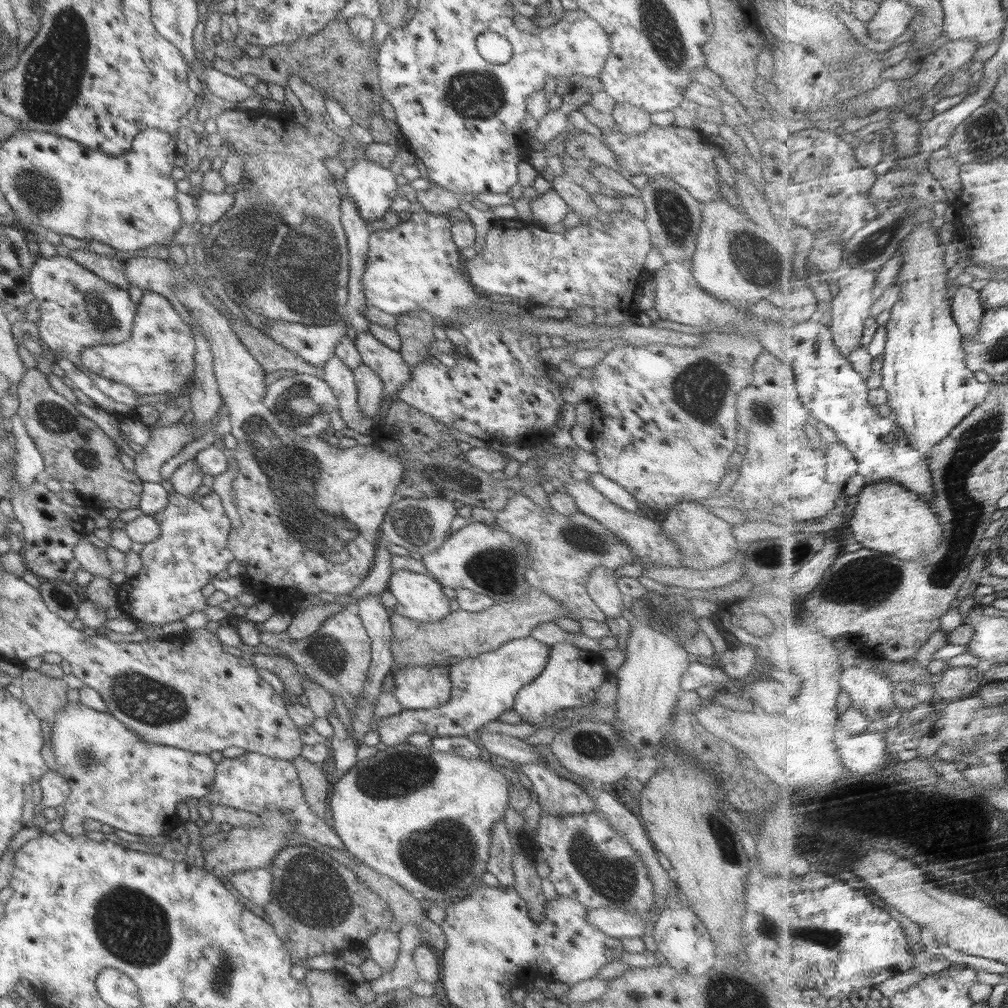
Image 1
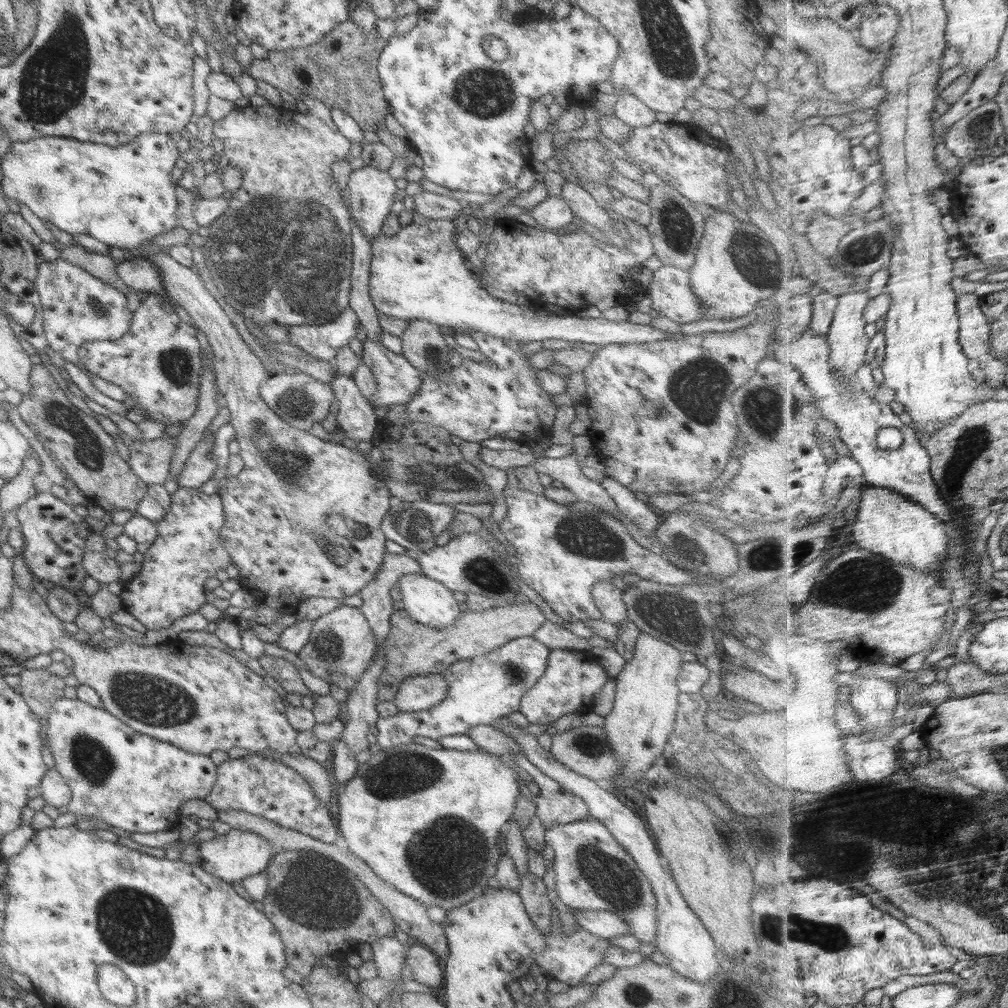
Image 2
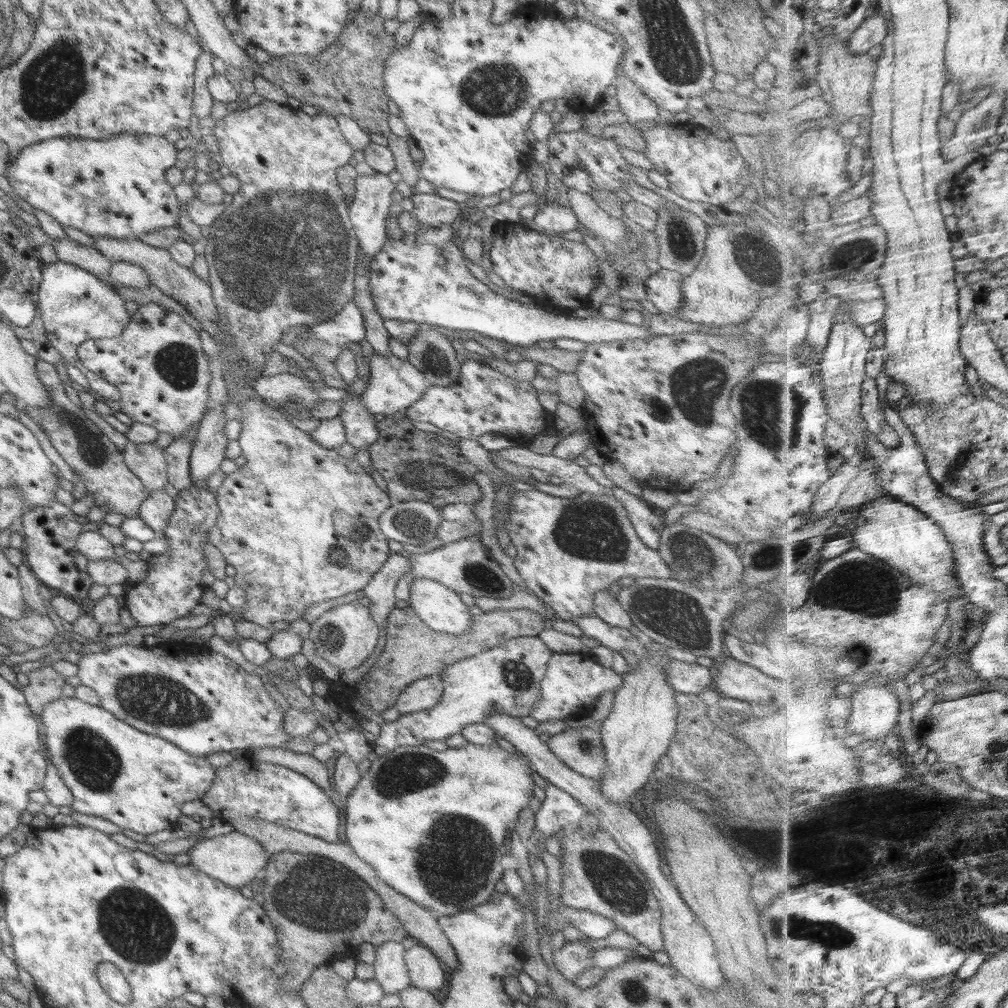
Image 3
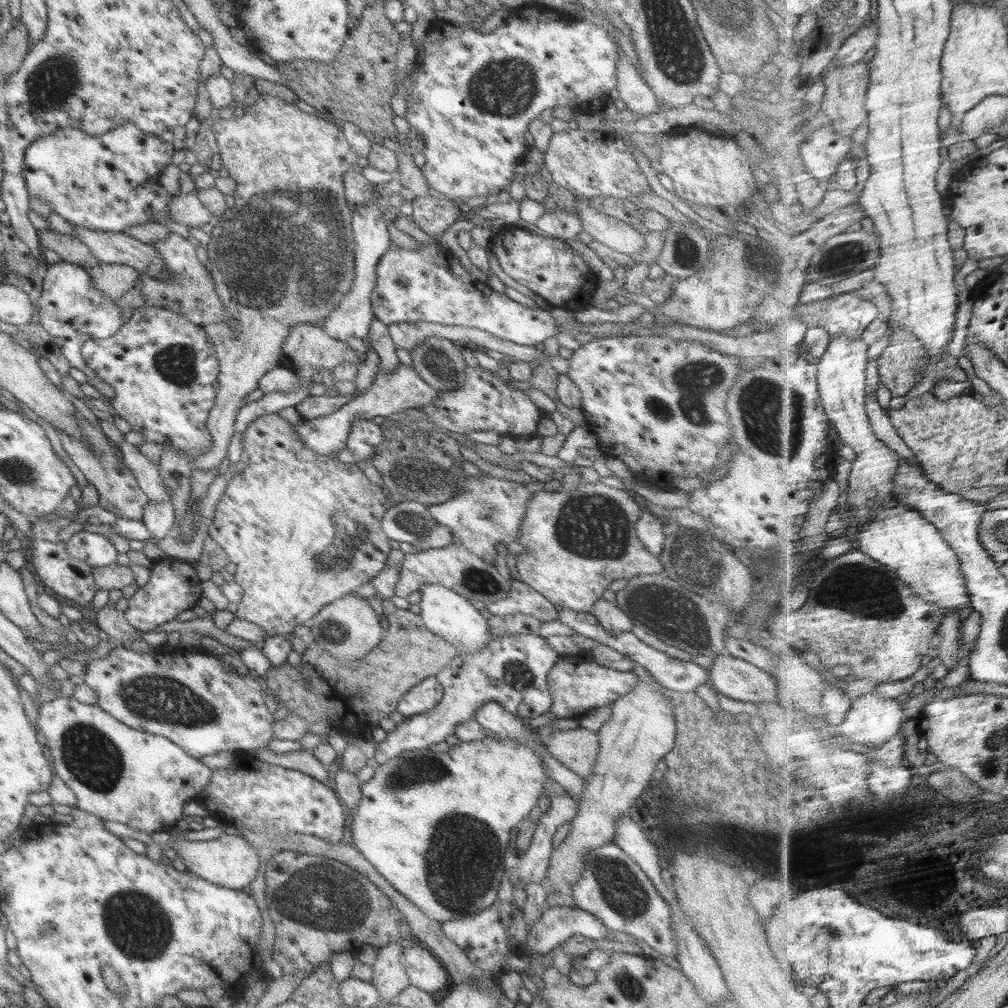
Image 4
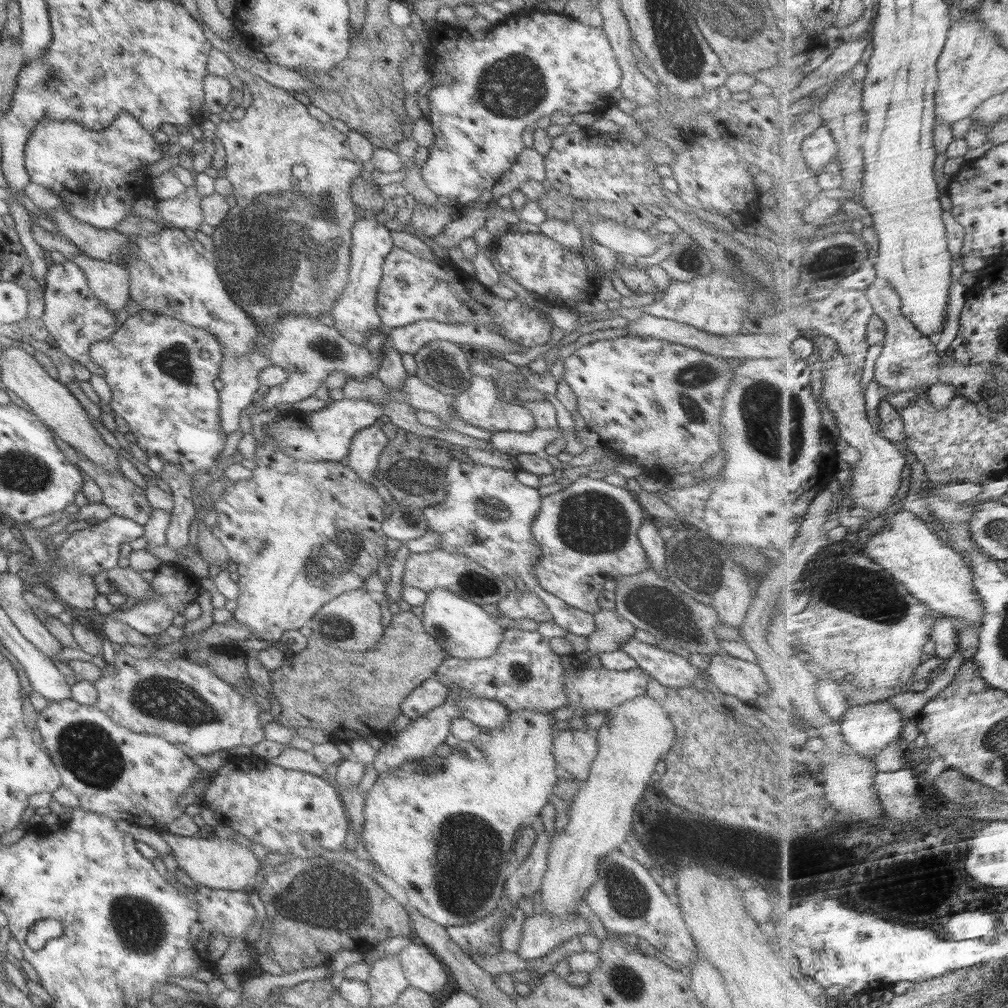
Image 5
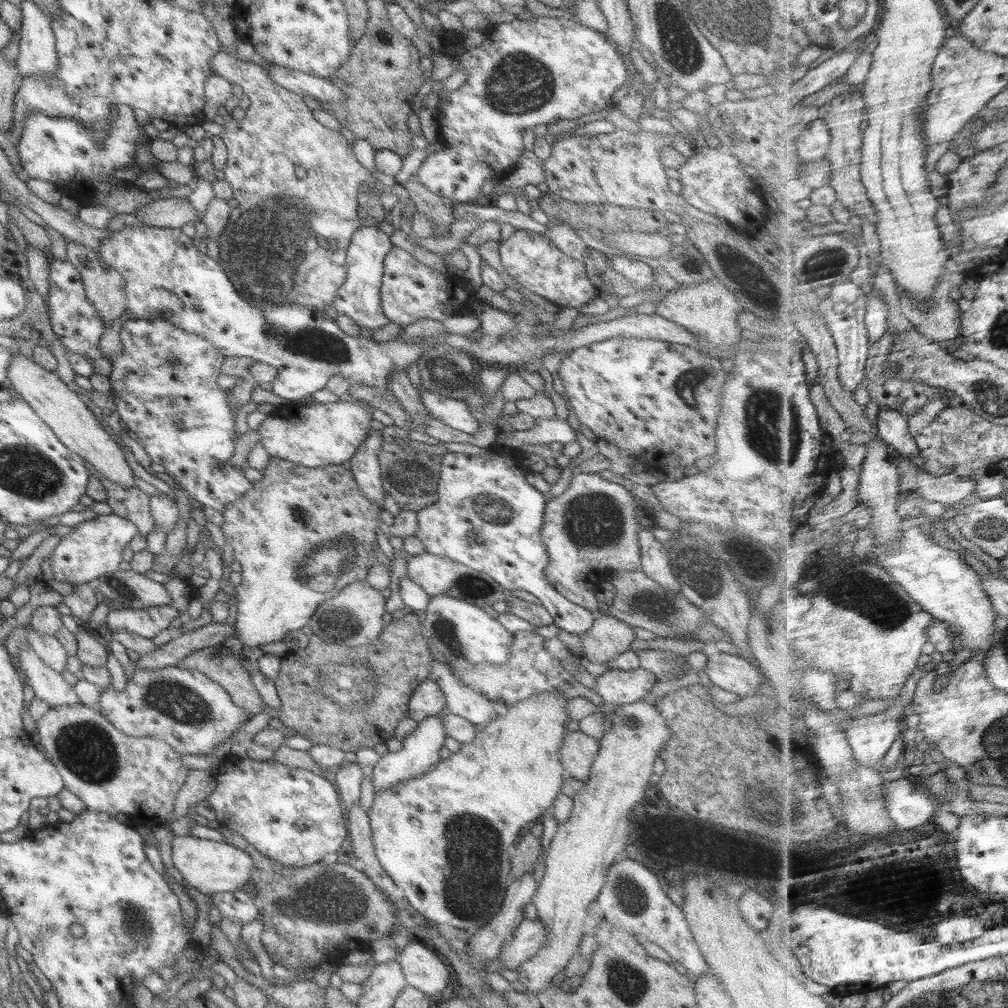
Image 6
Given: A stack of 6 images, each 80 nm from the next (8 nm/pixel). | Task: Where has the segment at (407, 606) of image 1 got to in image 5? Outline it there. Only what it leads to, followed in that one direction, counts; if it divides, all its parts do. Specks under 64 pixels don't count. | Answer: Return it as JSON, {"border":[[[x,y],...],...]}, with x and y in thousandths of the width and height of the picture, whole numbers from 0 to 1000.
{"border":[[[431,583],[422,589],[422,596],[418,601],[417,618],[420,625],[438,642],[442,653],[485,653],[492,648],[492,643],[499,633],[500,623],[487,613],[474,600],[455,593],[454,590],[438,583]]]}

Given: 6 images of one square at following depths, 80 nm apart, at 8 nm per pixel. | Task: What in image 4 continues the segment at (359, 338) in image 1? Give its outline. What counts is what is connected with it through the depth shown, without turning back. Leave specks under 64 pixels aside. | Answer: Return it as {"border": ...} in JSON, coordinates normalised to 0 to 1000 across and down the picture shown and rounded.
{"border":[[[397,361],[389,369],[377,369],[372,372],[370,380],[356,390],[346,399],[336,403],[334,407],[322,413],[314,415],[300,415],[299,421],[291,422],[290,426],[294,429],[296,436],[304,442],[307,447],[314,451],[333,452],[336,446],[343,444],[343,435],[346,431],[348,422],[355,417],[369,417],[372,414],[384,414],[386,411],[398,410],[404,405],[415,405],[423,403],[434,395],[435,388],[422,381],[412,366]]]}

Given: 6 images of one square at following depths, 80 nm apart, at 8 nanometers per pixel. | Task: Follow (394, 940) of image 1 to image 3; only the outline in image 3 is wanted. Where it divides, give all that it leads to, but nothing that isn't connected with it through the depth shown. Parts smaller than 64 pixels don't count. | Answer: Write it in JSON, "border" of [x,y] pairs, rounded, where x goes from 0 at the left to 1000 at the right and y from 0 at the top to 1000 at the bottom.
{"border":[[[380,935],[372,939],[369,972],[382,987],[396,985],[406,978],[400,947],[401,940],[394,935]]]}

